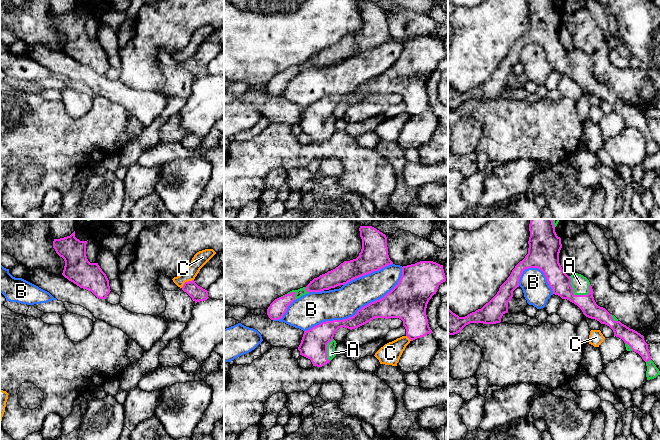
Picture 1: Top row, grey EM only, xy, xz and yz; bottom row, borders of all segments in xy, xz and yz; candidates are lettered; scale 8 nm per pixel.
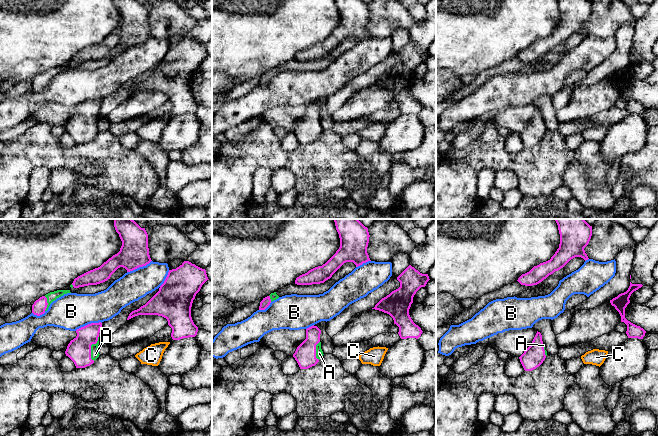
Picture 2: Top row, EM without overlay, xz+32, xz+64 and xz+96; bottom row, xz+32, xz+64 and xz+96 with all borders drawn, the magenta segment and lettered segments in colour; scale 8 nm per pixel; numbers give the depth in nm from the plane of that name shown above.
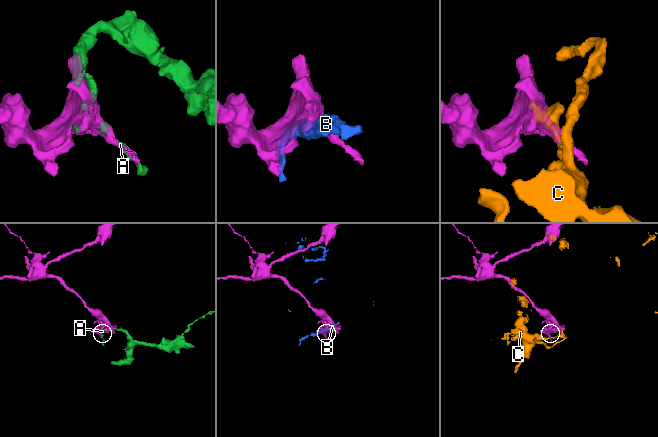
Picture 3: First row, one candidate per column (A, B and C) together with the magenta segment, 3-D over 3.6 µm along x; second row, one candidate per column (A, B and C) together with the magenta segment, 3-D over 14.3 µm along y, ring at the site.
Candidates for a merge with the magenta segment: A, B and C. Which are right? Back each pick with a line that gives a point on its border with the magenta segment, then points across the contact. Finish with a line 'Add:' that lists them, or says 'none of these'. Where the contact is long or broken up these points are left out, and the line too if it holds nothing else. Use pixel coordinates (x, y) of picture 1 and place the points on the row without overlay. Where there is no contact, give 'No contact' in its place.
A: Touches magenta at yz (572, 69)
Add: A

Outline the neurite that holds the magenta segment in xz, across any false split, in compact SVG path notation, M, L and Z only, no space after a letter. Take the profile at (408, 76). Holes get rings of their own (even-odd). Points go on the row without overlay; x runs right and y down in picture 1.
M420 37L402 43L402 52L398 60L383 74L362 83L357 89L343 96L322 98L311 105L304 107L298 123L300 131L311 136L313 142L322 143L329 139L335 132L336 117L333 115L335 108L341 104L350 106L358 104L375 94L399 94L403 97L406 112L411 116L421 114L432 106L429 103L426 84L429 76L436 70L439 61L446 57L443 41L433 37Z

